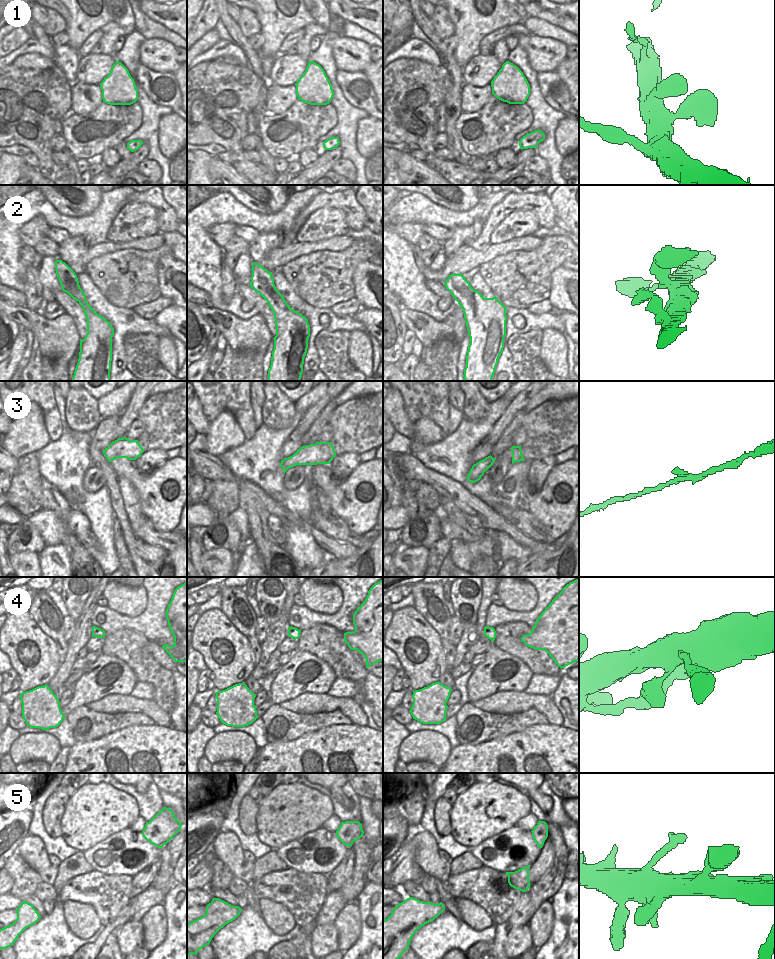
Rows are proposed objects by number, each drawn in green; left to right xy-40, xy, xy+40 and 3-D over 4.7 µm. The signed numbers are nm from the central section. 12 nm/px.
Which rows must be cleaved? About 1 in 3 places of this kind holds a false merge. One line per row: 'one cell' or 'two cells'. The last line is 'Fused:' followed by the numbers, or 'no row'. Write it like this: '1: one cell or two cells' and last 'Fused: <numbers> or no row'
1: one cell
2: one cell
3: one cell
4: one cell
5: one cell
Fused: no row

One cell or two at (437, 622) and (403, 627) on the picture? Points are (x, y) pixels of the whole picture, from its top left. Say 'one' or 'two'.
two

